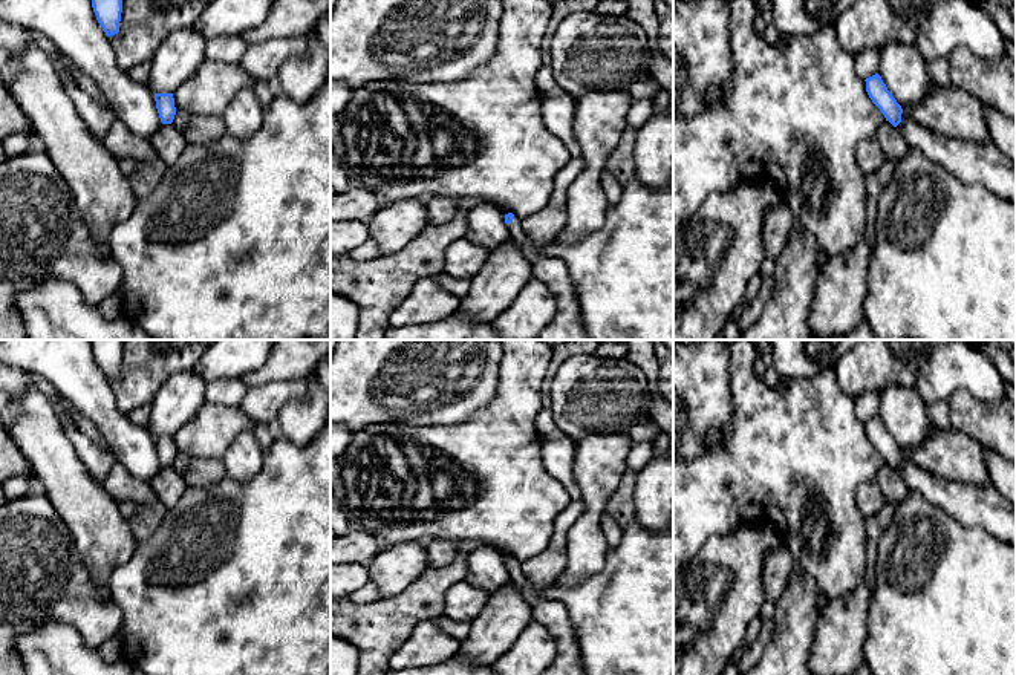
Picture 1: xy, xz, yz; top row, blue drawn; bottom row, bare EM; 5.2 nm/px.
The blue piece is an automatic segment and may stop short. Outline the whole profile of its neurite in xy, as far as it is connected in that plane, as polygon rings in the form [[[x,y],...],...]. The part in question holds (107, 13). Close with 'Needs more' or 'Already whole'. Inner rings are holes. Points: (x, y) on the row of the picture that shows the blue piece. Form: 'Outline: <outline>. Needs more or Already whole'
Outline: [[[92,0],[92,8],[107,37],[119,32],[122,0]]]. Already whole

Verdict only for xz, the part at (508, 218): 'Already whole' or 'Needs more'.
Needs more

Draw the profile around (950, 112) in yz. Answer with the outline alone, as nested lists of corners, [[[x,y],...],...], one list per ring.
[[[935,84],[920,104],[901,109],[933,133],[979,144],[992,142],[981,101],[955,86]]]

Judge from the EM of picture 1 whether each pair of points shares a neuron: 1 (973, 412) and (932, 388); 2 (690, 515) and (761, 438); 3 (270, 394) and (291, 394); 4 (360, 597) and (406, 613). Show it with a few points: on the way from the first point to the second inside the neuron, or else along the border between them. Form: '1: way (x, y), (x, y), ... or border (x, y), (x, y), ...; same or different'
1: border (947, 398), (957, 391), (967, 391), (986, 403); different
2: way (707, 496), (747, 456); same
3: way (274, 394), (286, 394); same
4: border (348, 597), (358, 603), (380, 599); different

